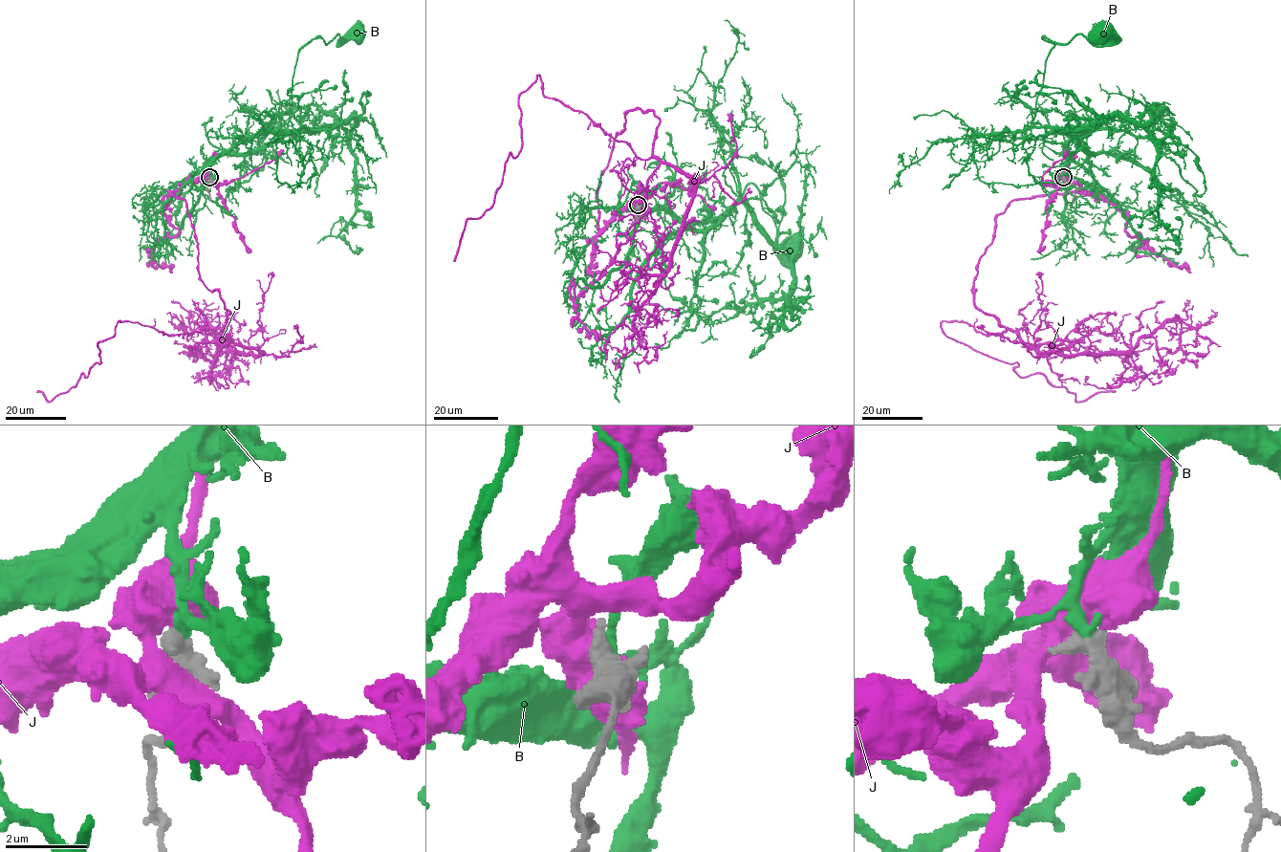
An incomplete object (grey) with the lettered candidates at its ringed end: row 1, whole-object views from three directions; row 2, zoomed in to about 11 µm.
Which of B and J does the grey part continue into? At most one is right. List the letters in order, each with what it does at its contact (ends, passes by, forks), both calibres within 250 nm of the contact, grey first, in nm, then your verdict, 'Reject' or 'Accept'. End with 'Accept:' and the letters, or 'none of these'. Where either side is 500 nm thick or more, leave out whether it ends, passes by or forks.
B: Thickness 650 nm (grey) against 240 nm. Accept
J: Thickness 550 nm (grey) against 700 nm. Reject
Accept: B

